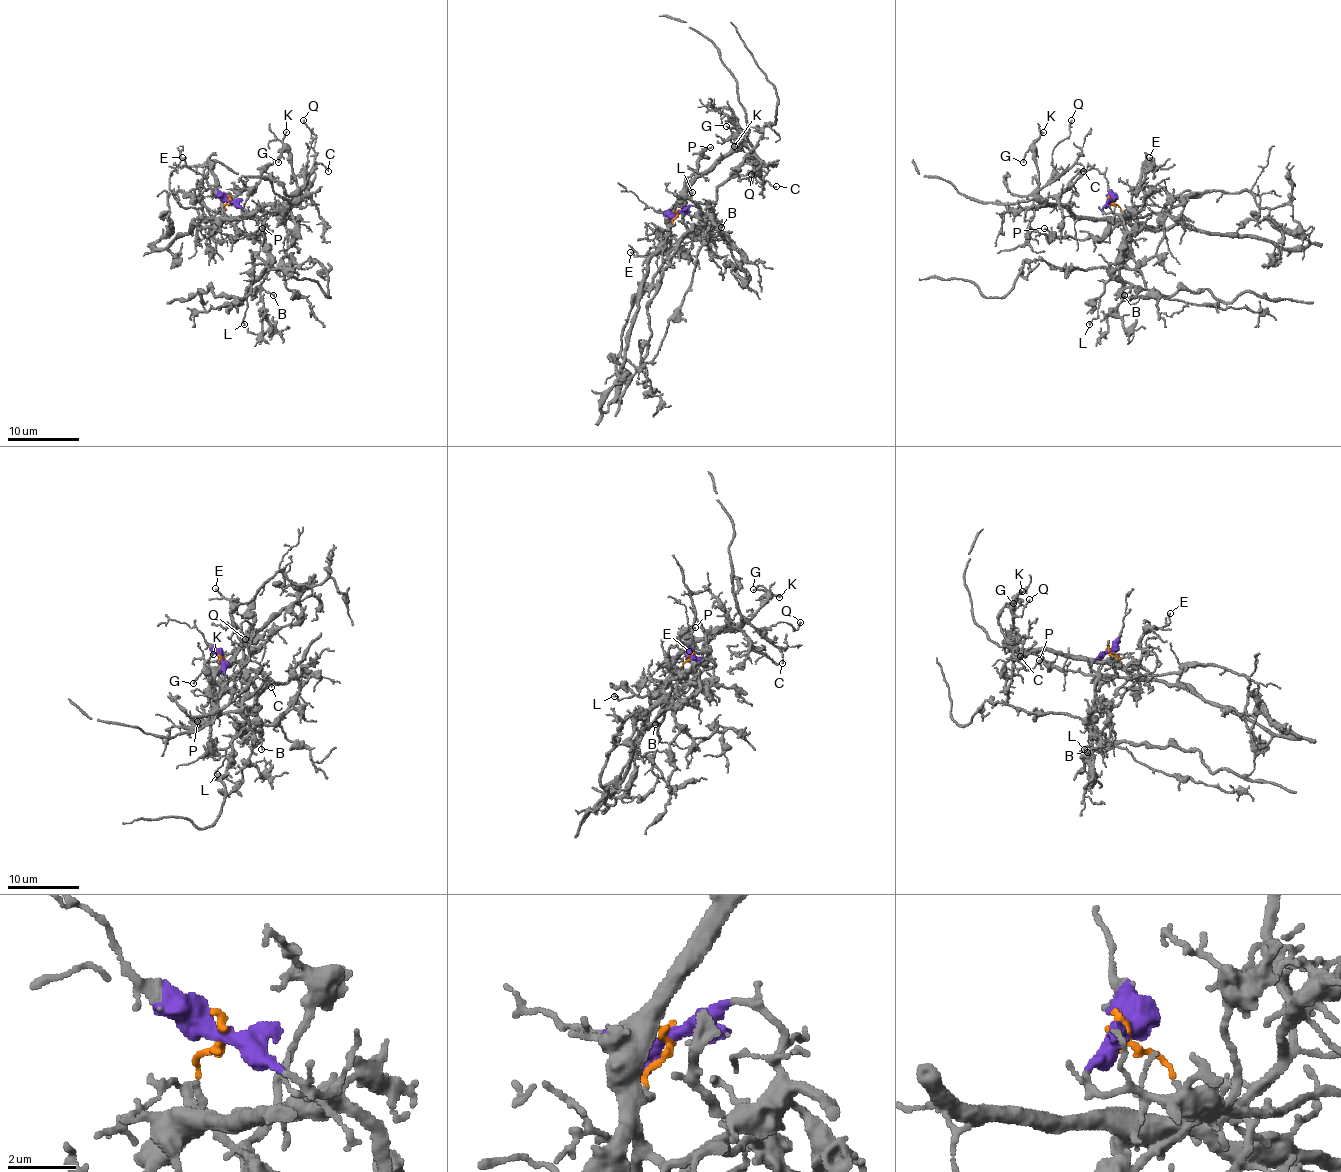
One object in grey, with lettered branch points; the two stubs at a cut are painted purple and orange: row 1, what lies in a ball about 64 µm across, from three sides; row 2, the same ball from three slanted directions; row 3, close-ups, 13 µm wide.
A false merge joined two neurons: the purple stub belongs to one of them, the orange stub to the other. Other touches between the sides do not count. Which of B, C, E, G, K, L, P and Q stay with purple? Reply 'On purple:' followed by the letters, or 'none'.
On purple: B, L, P

